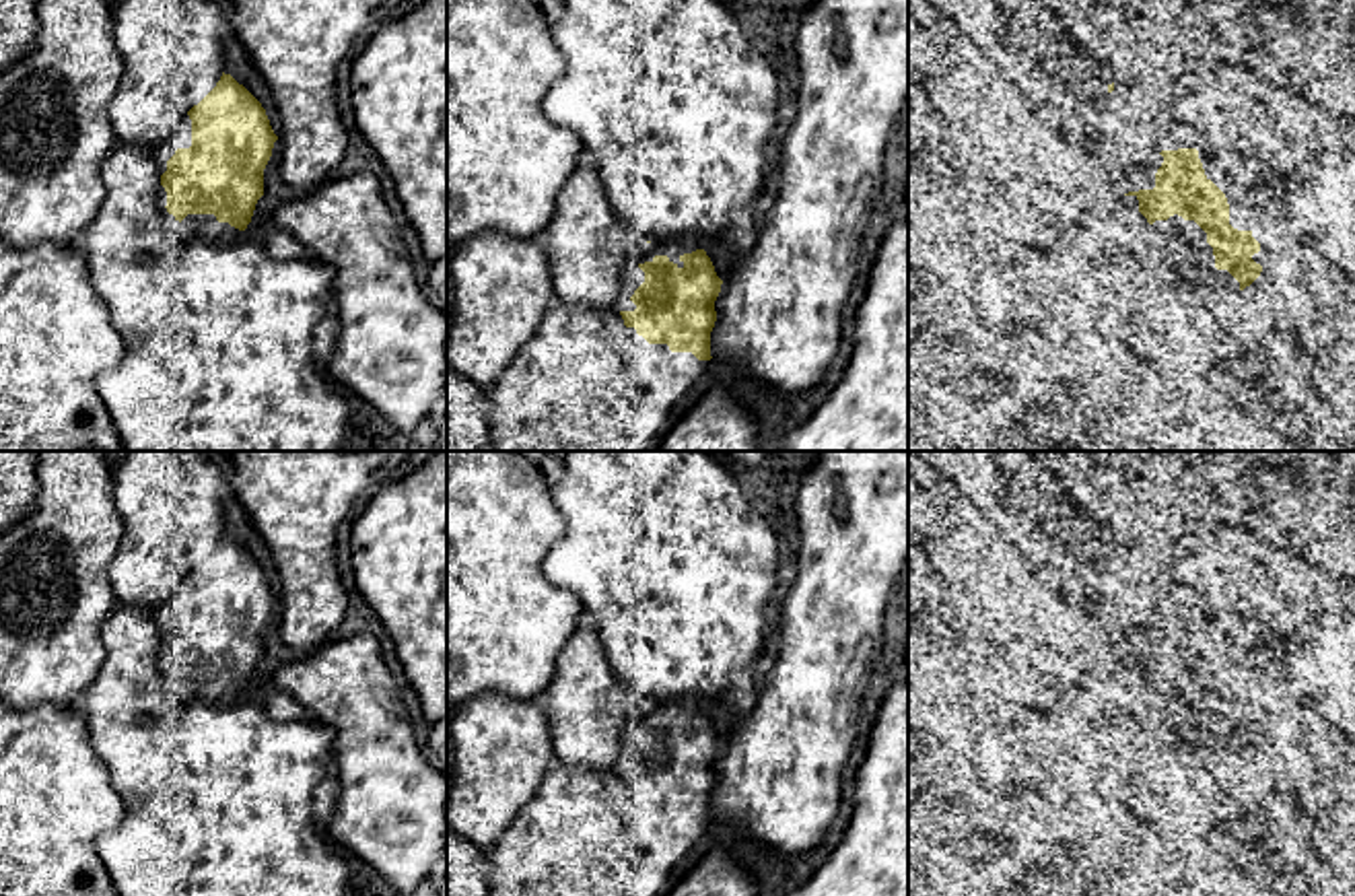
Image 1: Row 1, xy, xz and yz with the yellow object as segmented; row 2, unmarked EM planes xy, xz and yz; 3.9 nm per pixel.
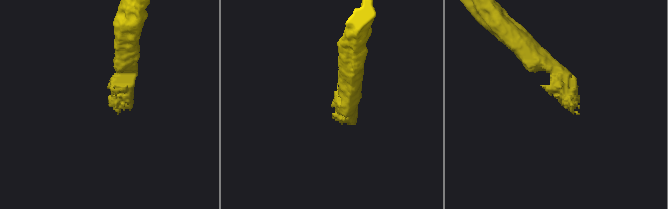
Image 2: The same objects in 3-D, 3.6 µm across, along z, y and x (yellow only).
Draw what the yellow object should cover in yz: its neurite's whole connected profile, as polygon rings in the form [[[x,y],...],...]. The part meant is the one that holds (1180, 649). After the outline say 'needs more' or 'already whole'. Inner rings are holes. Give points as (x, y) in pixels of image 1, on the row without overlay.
[[[1104,575],[1081,610],[1100,628],[1112,653],[1147,684],[1166,694],[1196,729],[1242,752],[1318,834],[1343,847],[1355,861],[1355,770],[1339,760],[1330,729],[1291,682],[1279,690],[1238,692],[1229,686],[1225,655],[1205,636],[1196,610],[1184,610],[1174,591],[1143,575]]]; needs more

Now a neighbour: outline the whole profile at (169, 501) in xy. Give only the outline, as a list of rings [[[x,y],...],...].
[[[128,451],[113,468],[124,533],[107,575],[117,606],[157,612],[220,542],[229,470],[204,451]]]

